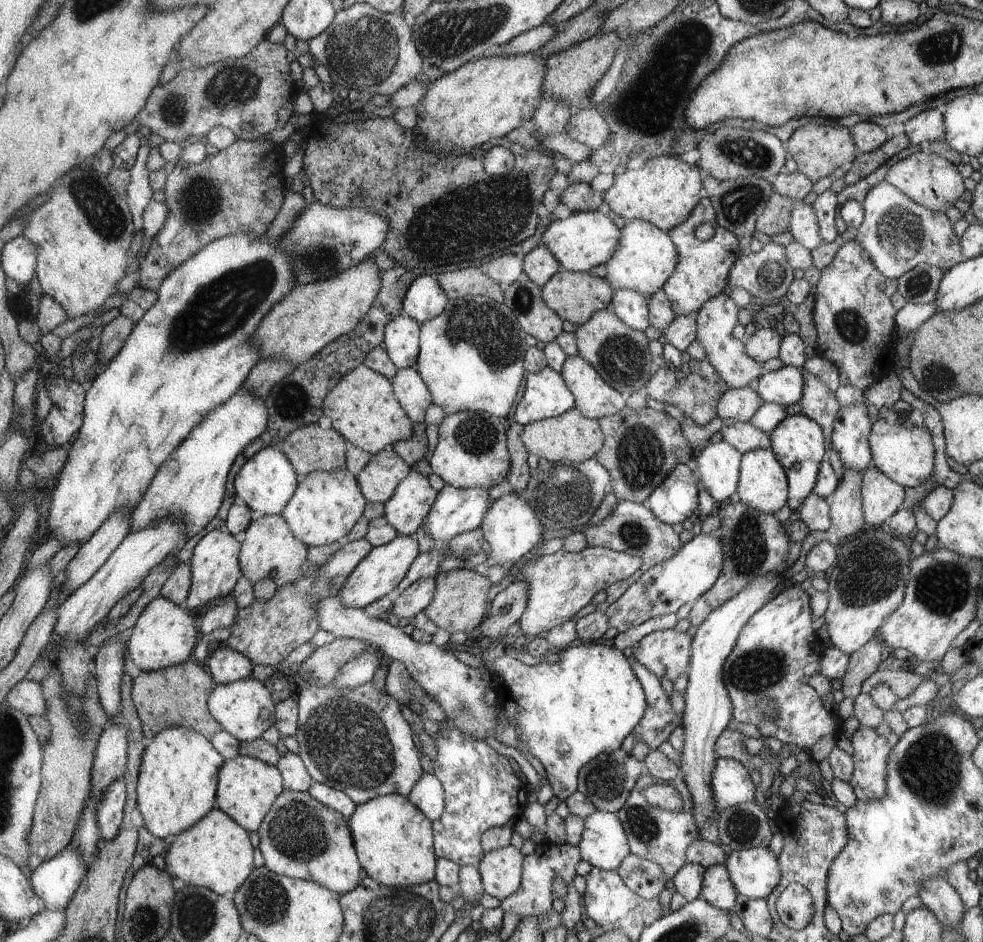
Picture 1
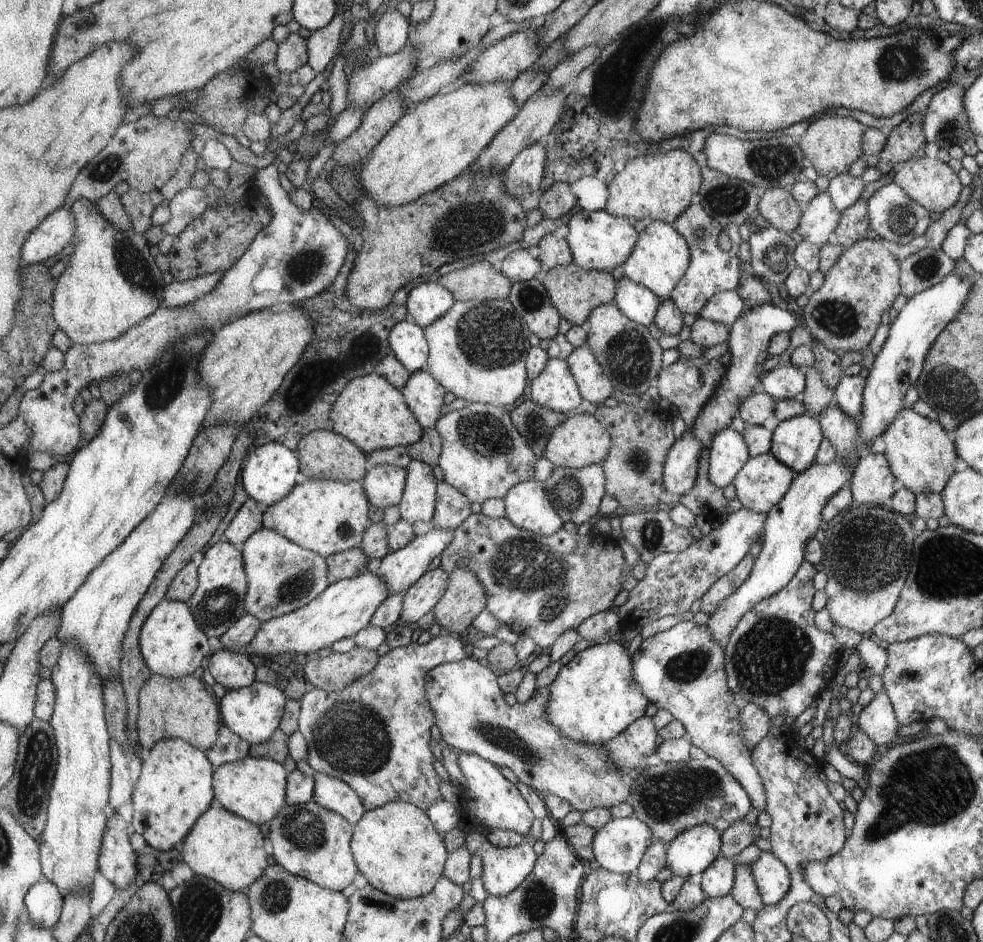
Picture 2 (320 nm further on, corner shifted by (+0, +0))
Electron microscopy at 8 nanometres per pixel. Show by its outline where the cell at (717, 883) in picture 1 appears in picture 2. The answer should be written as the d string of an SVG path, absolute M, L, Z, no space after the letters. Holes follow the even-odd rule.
M718 856L715 862L700 874L701 889L708 898L726 896L734 890L736 864L732 858Z

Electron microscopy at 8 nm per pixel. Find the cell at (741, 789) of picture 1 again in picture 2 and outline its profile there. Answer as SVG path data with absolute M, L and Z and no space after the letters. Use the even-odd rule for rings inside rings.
M714 757L690 758L677 763L659 763L654 766L644 767L637 776L629 778L626 782L632 788L630 802L634 807L634 816L643 820L653 832L654 839L667 844L671 843L678 835L696 825L709 824L720 833L730 828L733 824L741 822L752 808L751 800L744 787L734 778L734 775Z

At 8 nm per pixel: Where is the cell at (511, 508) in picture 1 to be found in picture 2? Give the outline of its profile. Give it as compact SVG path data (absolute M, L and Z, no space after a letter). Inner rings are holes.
M535 478L518 483L504 496L505 516L531 533L551 535L562 528L562 518L548 496L545 483Z

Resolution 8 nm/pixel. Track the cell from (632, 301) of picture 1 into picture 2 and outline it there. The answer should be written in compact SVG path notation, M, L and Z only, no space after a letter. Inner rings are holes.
M626 276L620 280L616 298L613 300L613 304L629 318L645 327L655 320L661 302L662 298L651 289Z

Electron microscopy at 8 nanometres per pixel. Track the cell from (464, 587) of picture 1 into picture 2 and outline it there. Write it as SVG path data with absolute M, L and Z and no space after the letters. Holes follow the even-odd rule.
M456 568L449 573L444 596L436 604L435 622L451 635L460 635L487 606L486 589L470 569Z

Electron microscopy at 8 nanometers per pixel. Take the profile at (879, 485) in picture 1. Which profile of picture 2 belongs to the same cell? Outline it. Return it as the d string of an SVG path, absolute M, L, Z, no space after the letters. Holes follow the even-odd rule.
M884 453L866 454L858 460L848 486L860 504L887 506L894 495L894 473Z

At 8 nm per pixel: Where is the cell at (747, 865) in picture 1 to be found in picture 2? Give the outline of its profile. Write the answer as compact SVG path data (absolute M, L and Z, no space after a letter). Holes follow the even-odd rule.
M762 851L751 869L764 905L776 905L791 888L791 875L787 865L772 852Z

